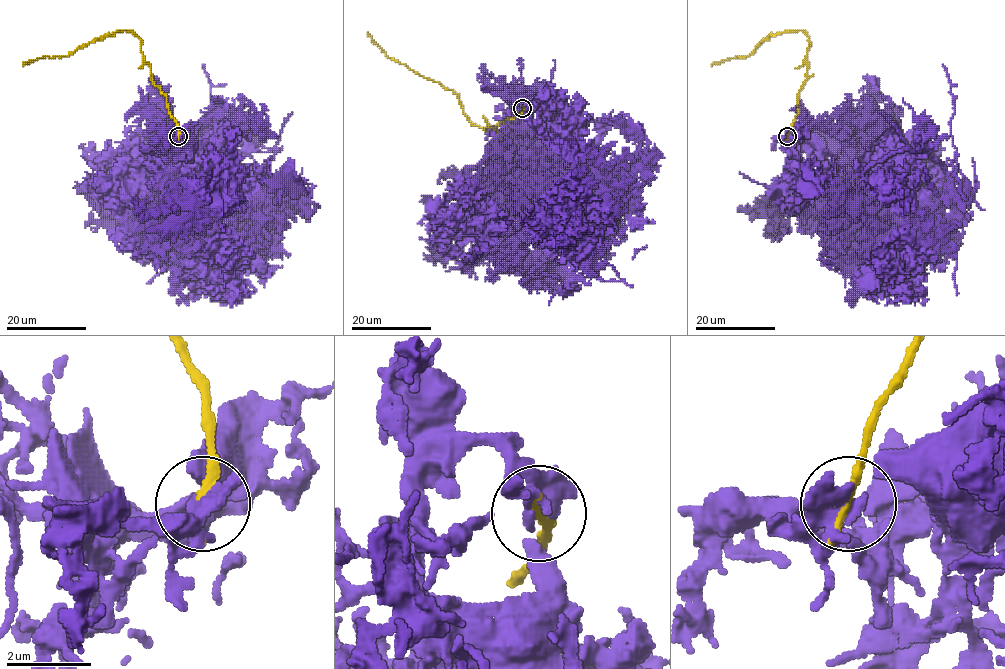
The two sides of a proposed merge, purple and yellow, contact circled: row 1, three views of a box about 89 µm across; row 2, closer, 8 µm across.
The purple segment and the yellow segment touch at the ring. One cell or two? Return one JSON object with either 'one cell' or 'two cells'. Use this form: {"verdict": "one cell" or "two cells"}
{"verdict": "two cells"}

